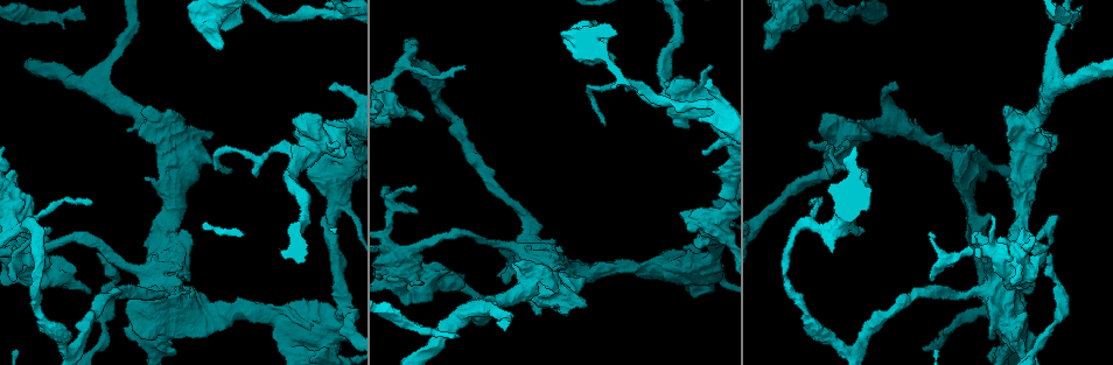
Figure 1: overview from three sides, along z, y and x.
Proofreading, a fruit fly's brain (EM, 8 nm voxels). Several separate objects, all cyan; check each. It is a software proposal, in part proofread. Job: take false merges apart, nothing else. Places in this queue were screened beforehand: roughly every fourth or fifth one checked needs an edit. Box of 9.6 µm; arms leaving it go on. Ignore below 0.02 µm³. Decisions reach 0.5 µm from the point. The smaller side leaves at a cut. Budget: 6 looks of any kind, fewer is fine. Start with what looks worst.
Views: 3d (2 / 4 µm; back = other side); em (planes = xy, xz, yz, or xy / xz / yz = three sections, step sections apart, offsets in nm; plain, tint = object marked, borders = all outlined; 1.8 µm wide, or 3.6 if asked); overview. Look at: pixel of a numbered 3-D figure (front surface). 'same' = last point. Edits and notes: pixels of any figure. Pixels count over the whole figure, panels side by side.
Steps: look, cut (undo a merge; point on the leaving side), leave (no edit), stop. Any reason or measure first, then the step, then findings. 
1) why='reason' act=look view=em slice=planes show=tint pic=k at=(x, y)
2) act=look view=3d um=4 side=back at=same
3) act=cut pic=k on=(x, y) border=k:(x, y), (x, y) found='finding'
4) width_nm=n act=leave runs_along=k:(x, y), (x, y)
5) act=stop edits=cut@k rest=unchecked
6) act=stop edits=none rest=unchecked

why='abrupt turn' act=look view=3d um=4 pic=1 at=(838, 227)

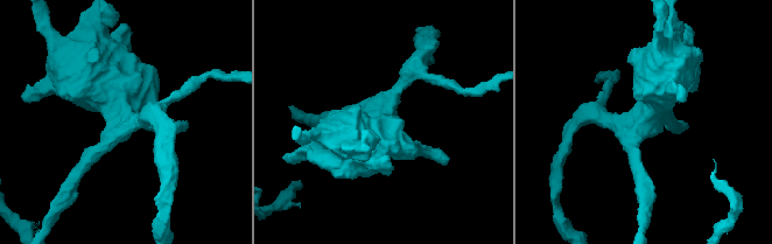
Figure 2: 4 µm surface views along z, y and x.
act=look view=em slice=planes show=tint pic=2 at=(642, 122)

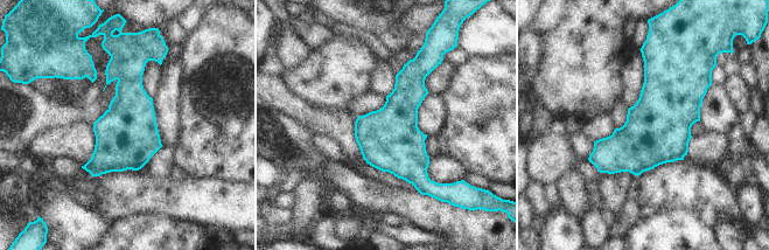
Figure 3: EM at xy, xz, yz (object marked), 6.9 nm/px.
act=leave found='continuous, no second neuron'

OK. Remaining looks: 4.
why='closes a loop' act=look view=em um=3.6 slice=planes show=tint pic=1 at=(327, 348)

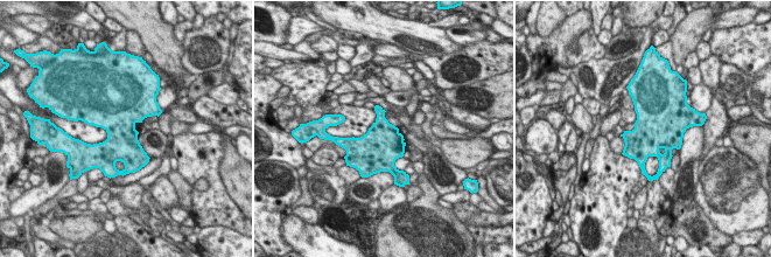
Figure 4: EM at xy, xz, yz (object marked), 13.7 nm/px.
act=leave found='one neuron here'

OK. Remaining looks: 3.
why='thin neck' act=look view=em slice=planes show=tint pic=1 at=(1053, 279)

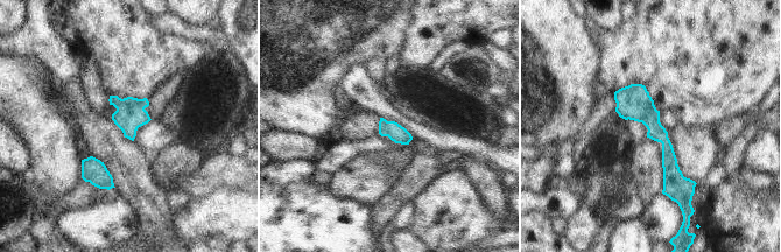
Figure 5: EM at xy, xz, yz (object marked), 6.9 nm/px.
width_nm=120 act=leave found='one neuron here'

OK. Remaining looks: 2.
act=stop edits=none rest=unchecked

